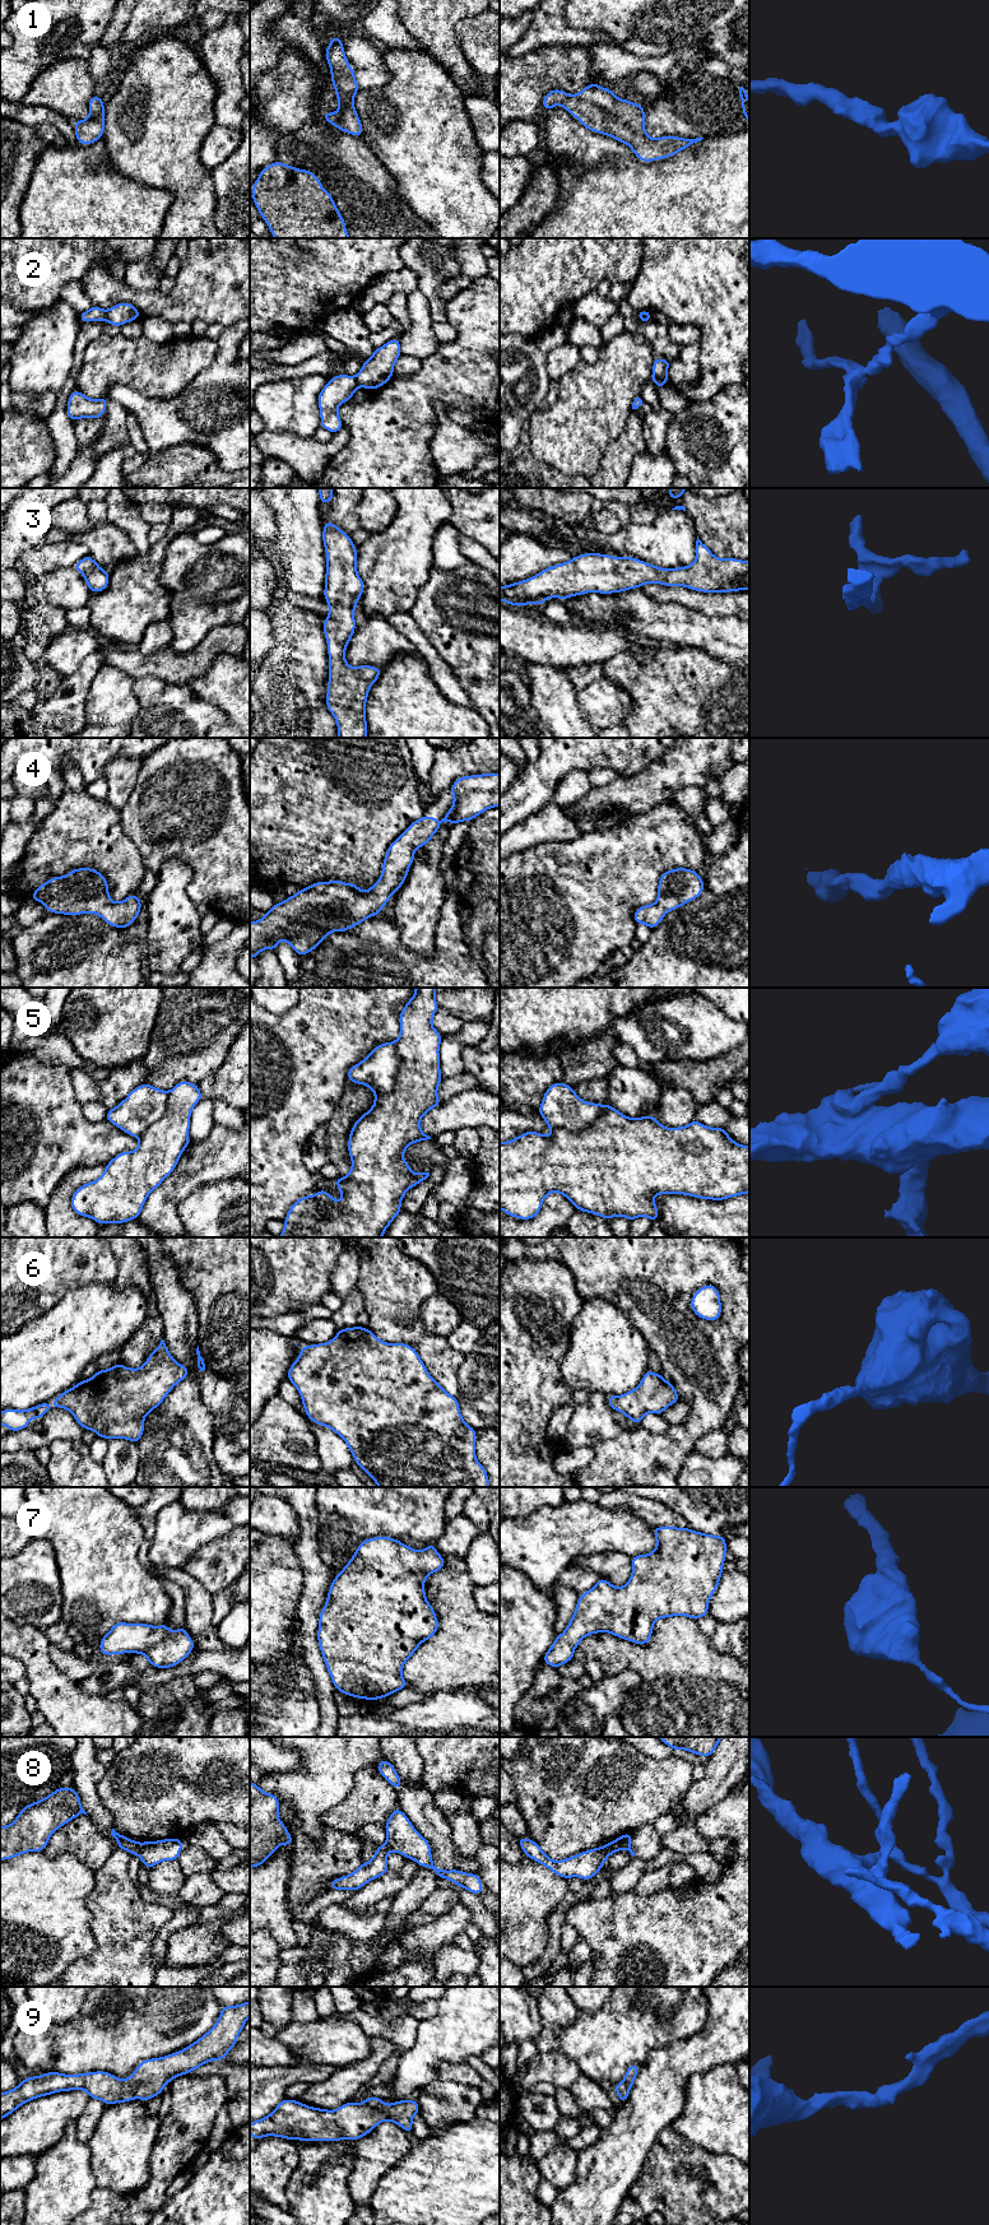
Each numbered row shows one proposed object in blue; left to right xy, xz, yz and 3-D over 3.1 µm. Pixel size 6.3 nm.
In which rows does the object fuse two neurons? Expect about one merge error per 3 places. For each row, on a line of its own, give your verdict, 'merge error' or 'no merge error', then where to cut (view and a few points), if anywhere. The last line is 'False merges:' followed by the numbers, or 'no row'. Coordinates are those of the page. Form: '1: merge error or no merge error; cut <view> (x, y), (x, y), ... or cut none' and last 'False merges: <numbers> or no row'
1: no merge error; cut none
2: merge error; cut xy (105, 311), (106, 319)
3: no merge error; cut none
4: no merge error; cut none
5: merge error; cut xz (397, 1041), (399, 1068), (394, 1086), (388, 1092), (375, 1094)
6: no merge error; cut none
7: no merge error; cut none
8: merge error; cut xy (140, 1843), (137, 1853)
9: no merge error; cut none
False merges: 2, 5, 8

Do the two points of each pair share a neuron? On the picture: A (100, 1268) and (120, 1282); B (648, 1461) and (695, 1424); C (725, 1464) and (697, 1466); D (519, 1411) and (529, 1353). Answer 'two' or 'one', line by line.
A: two
B: one
C: one
D: one

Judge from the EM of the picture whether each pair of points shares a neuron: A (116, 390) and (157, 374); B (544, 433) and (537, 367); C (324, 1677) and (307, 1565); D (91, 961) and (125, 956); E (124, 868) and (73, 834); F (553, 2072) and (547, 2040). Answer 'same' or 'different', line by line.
A: different
B: different
C: same
D: same
E: same
F: different

